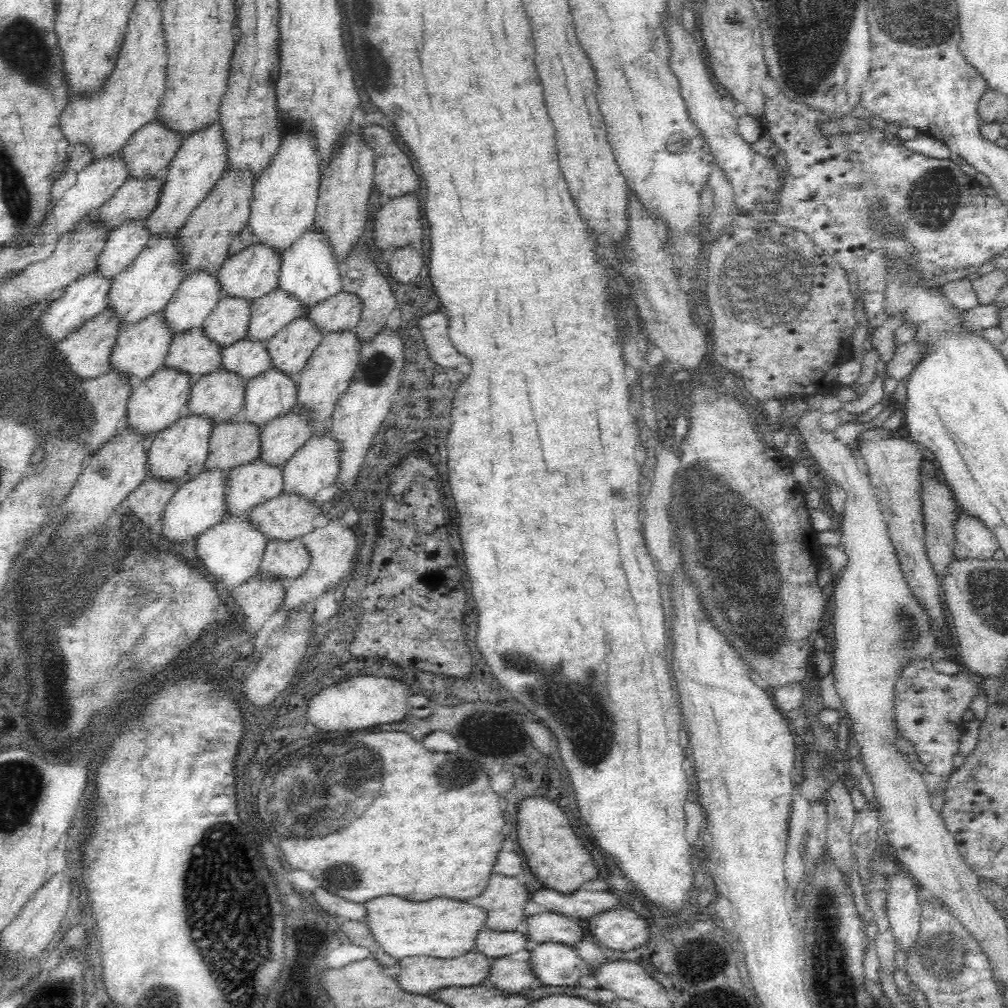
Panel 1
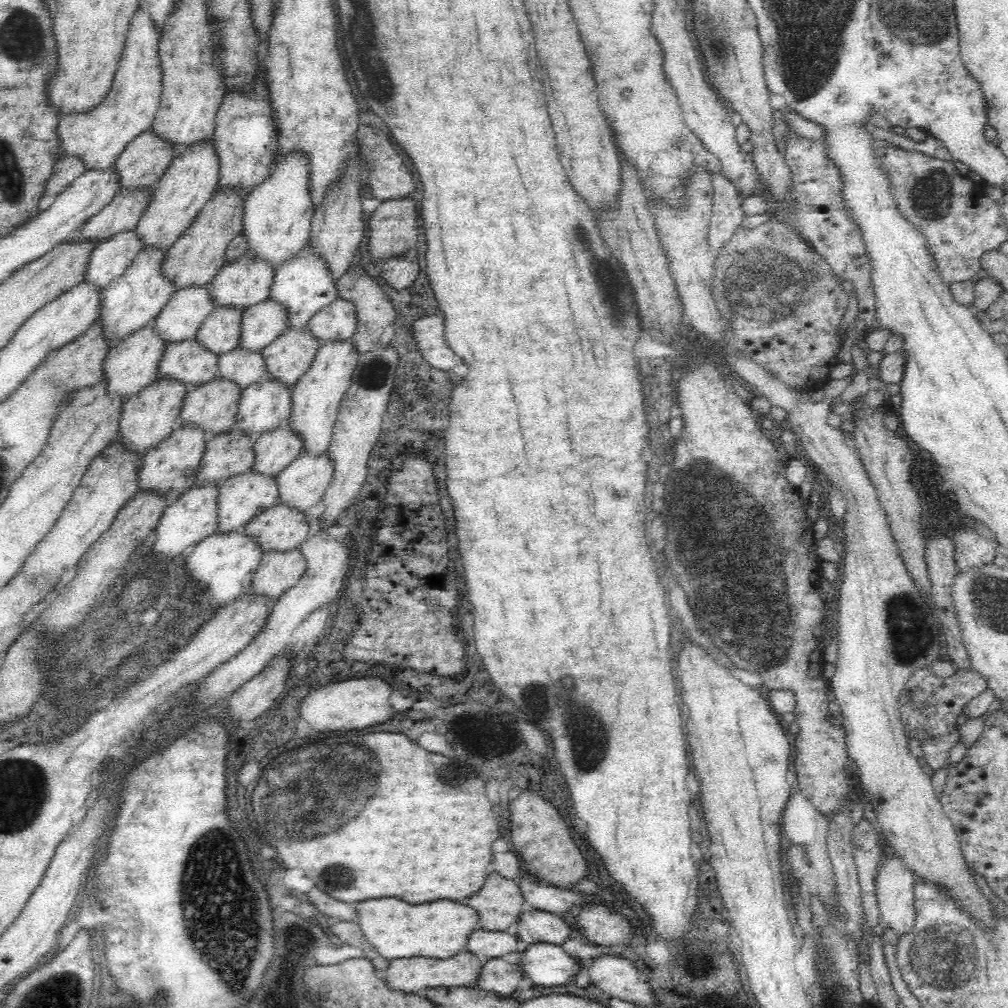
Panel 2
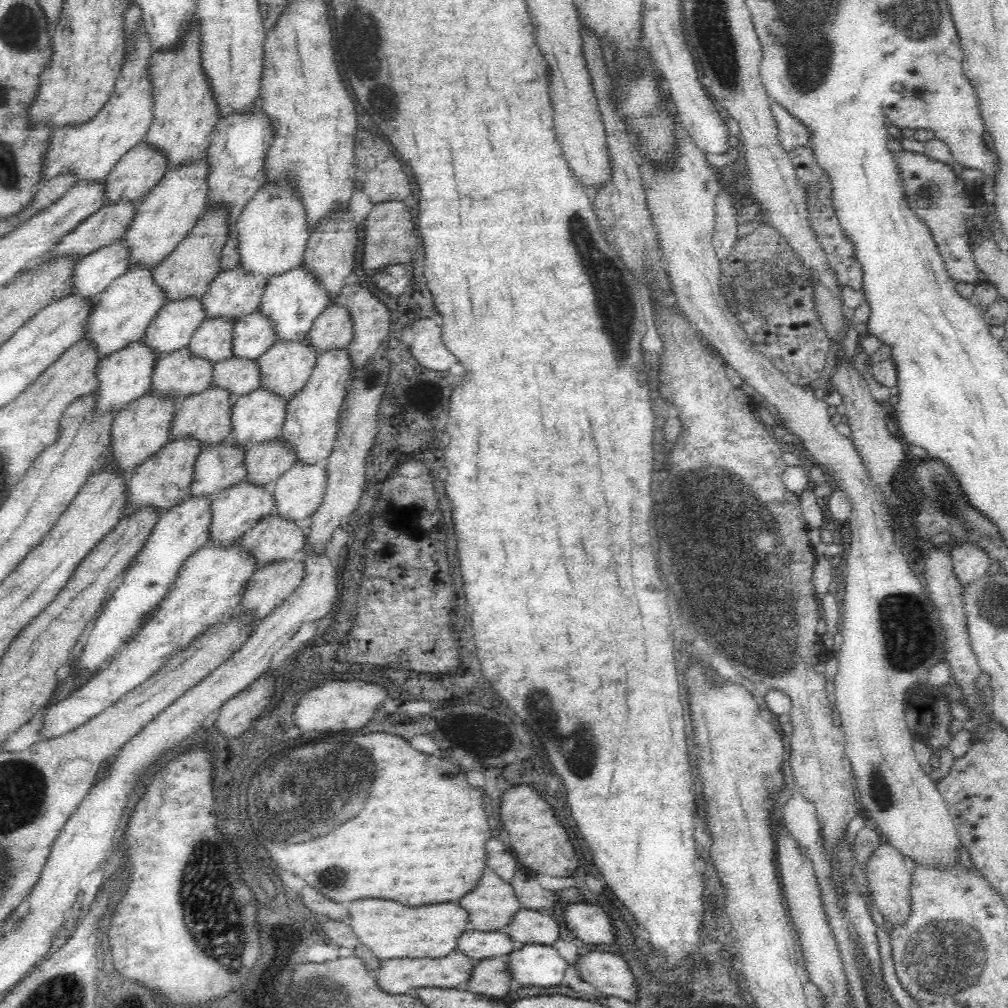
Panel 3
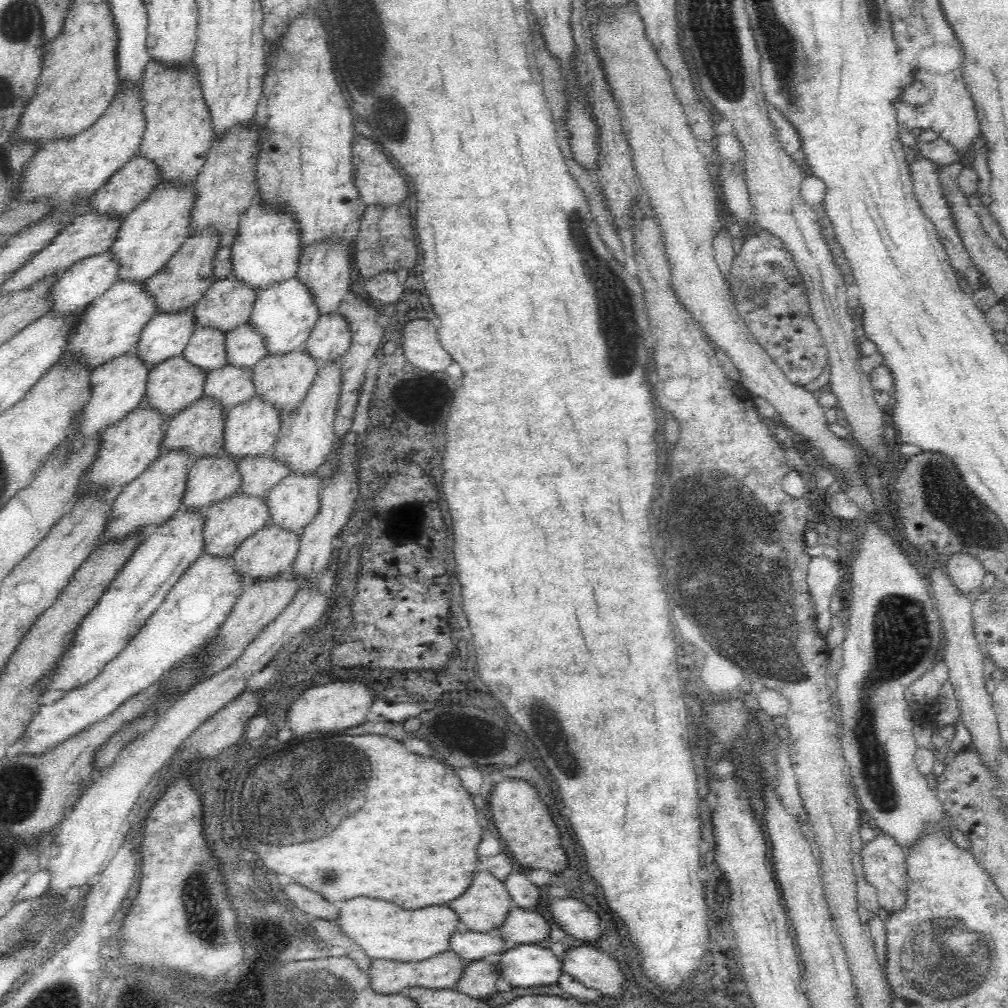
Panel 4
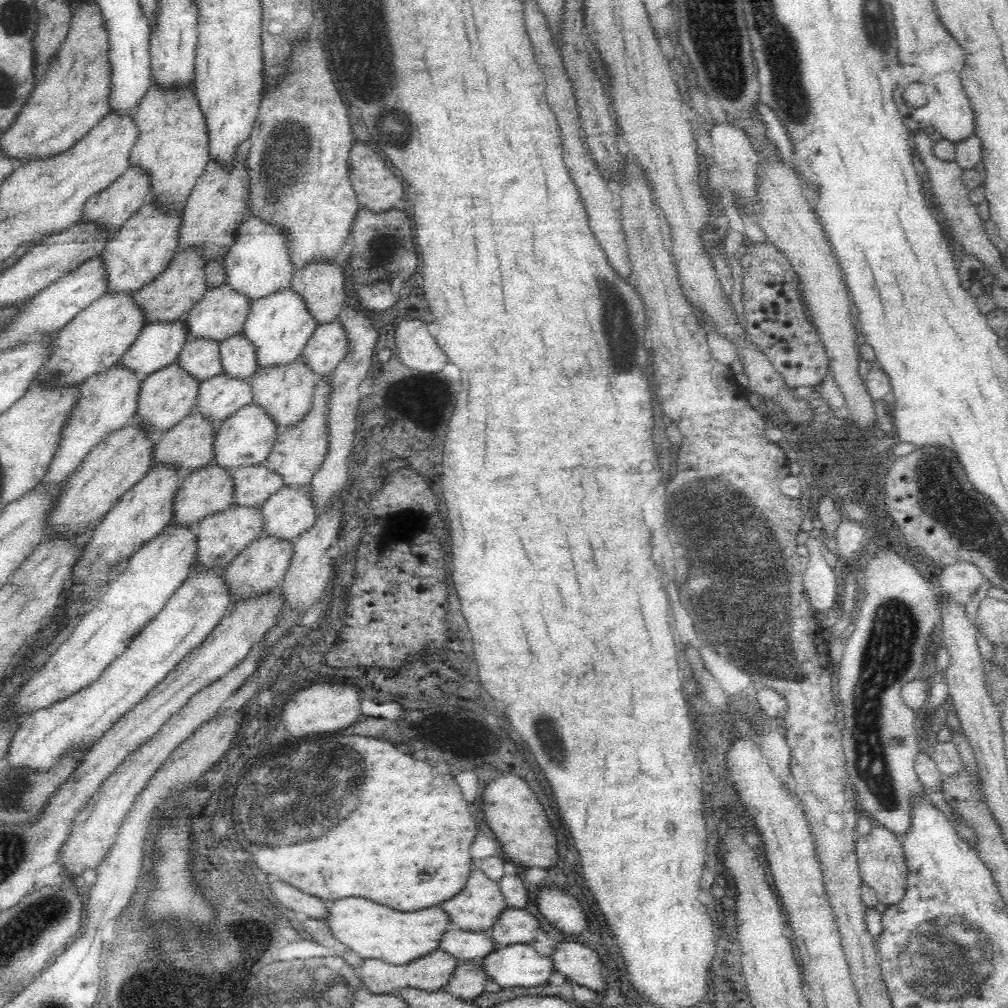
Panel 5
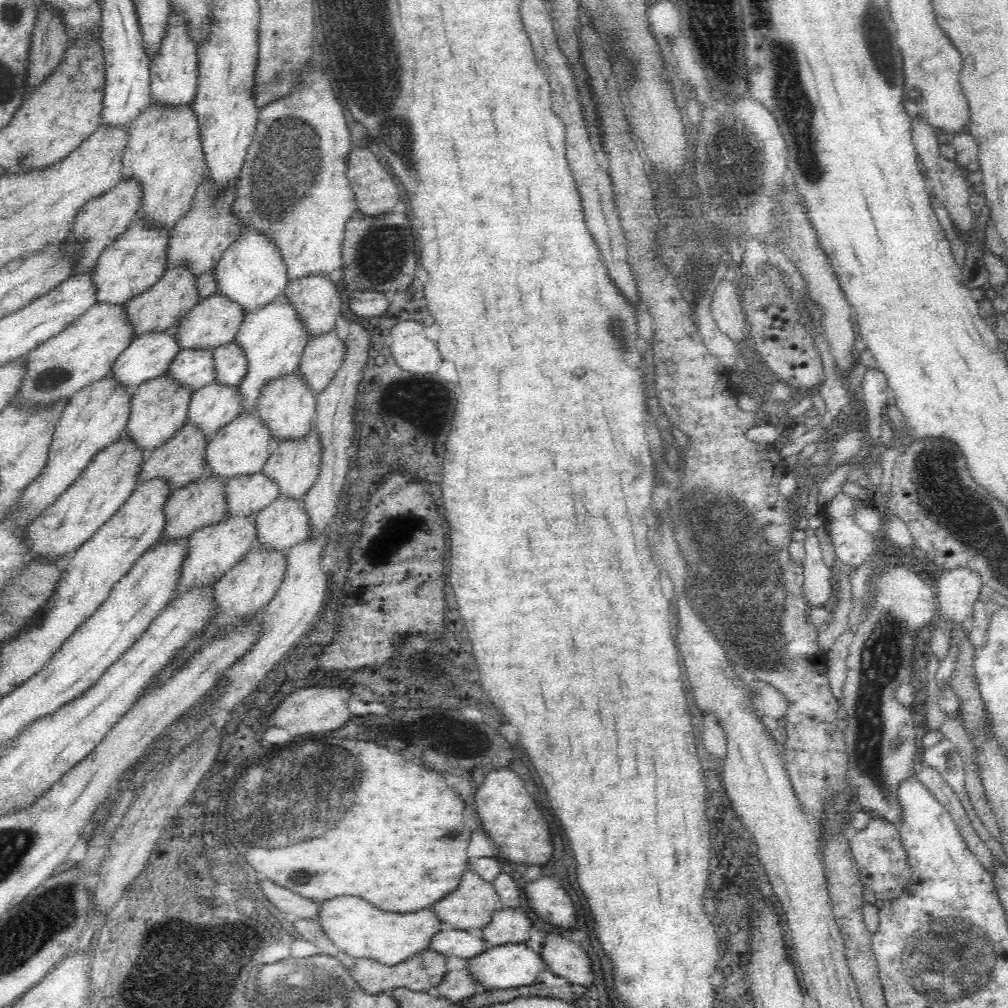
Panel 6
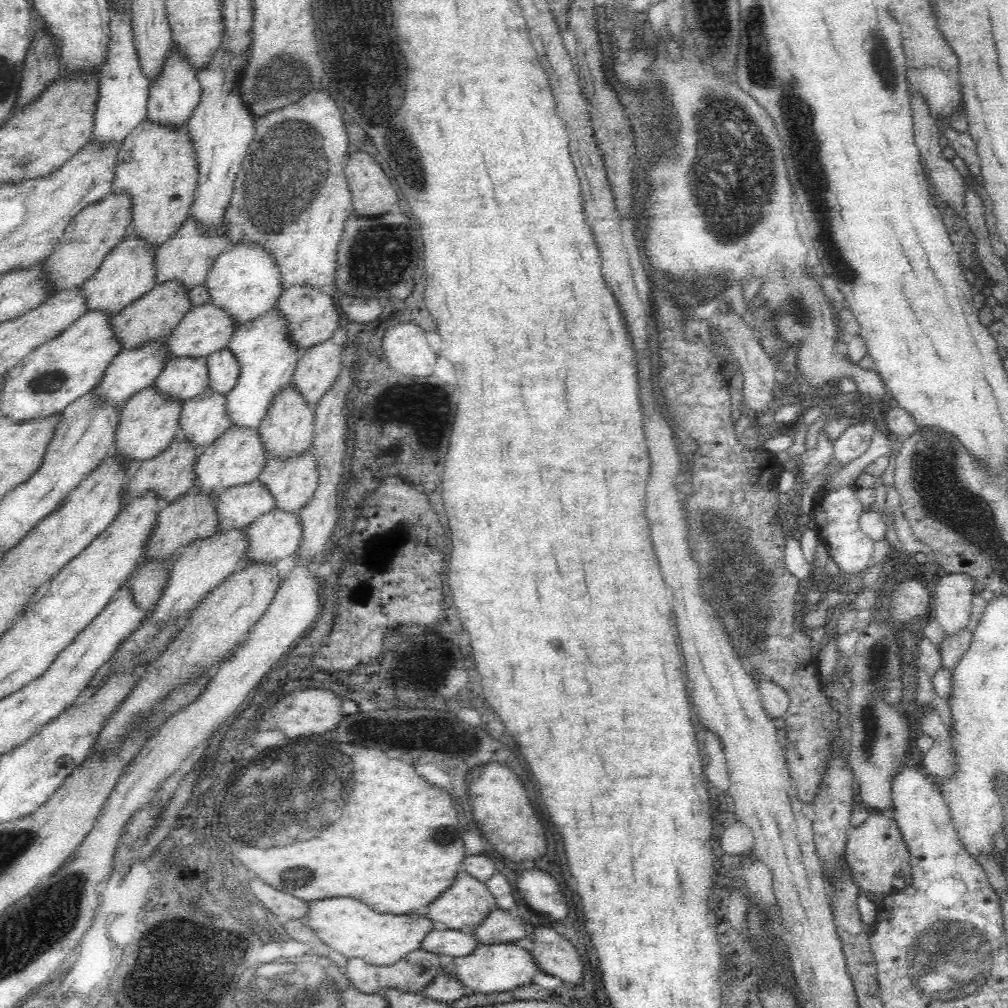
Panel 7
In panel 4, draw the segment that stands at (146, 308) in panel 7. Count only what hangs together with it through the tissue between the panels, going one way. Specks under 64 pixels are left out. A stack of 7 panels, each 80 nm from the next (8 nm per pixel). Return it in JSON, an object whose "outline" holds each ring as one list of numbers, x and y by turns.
{"outline":[[216,229,200,230,184,241,184,244,172,255,163,269,144,282,144,288,151,296,158,313,177,313,194,307,207,293,208,287,214,282,212,279,212,258,218,248,220,237]]}

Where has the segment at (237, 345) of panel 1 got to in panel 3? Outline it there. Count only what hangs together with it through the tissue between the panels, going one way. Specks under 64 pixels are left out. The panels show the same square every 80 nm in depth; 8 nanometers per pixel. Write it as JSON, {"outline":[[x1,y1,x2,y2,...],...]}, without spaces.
{"outline":[[228,358,224,362,214,364,210,387,220,387,230,393,235,400,260,389,260,369,257,362,248,362]]}

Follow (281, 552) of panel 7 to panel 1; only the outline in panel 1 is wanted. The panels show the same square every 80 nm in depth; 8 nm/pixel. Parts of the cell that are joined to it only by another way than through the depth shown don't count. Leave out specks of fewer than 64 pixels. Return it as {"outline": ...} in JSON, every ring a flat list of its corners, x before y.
{"outline":[[331,436,311,438,282,466,282,493,300,495,300,497,308,499,308,501,314,501,316,494,322,488,329,487,336,481,338,470,340,470,340,453,338,453,336,441]]}

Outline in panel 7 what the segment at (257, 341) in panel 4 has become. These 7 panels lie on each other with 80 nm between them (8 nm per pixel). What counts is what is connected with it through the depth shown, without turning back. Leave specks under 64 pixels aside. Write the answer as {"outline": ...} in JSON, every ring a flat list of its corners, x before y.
{"outline":[[228,349,217,350,215,353,209,354,206,369,208,369,206,389,220,394,226,394,232,390,240,376,238,362]]}

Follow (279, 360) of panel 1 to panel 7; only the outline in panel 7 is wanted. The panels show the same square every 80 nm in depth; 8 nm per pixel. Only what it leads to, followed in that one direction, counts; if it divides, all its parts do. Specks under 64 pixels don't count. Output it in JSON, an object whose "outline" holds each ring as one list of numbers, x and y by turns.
{"outline":[[290,384,281,390,275,401,272,401,257,431,261,437,260,445,264,447,266,460,299,457,312,450,316,438,315,412,306,405,300,393]]}

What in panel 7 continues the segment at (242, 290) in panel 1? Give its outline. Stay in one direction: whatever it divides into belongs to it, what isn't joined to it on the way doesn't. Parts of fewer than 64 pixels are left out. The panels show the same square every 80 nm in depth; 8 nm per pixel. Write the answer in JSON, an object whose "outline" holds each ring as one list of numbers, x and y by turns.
{"outline":[[207,303,188,311,178,326,163,338,163,342,168,349,169,360,207,358,209,354,215,353,217,350,226,349,235,329,235,324,229,318,228,313,224,313,222,309]]}

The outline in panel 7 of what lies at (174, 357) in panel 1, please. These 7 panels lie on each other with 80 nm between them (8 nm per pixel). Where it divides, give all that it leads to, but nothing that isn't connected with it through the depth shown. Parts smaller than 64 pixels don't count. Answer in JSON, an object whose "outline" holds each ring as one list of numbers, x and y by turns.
{"outline":[[152,385,136,393,120,408,116,430,114,430,113,445,116,452,110,454,110,457,116,457,120,461,120,465,124,465,130,475,138,464,157,457,171,445,172,441,176,440,181,410,182,403,180,401,172,401,172,399,156,393,156,389]]}

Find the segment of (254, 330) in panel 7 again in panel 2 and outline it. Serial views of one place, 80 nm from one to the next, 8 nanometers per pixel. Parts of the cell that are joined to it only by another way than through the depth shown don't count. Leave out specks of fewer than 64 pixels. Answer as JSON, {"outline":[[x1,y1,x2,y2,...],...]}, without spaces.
{"outline":[[306,245,293,259,283,262,275,270,274,282,270,288,268,300,282,304,286,308,286,329,308,328,315,314,338,298,336,285,330,277,330,269,320,259,320,255,314,255,310,245]]}

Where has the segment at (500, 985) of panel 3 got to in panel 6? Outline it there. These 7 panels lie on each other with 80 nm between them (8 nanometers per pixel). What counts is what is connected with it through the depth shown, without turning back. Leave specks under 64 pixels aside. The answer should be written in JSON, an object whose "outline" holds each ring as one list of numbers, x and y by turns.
{"outline":[[453,967,444,974,444,978,430,989,434,996,448,999,450,1002,459,1003,478,992,476,981,472,979,472,975,468,973,466,967,464,969,455,970]]}

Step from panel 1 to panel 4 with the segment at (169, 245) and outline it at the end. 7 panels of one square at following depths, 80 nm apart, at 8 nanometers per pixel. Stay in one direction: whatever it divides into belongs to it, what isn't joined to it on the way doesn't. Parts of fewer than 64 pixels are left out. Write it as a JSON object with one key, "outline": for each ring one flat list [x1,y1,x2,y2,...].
{"outline":[[120,281,114,283,109,290,106,290,99,298,96,298,82,313,78,313,79,318,72,334,68,334,68,344,58,362,73,362,82,365,91,372,97,366,102,366,124,356,133,354,134,348,140,338,142,330,146,324,155,316,157,307,152,301,151,296,144,288,144,283,134,283,132,281]]}

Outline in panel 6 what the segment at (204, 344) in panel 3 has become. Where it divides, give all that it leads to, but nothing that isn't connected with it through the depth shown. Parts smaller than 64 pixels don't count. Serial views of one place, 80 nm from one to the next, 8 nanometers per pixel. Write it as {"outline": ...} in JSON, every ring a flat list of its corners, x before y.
{"outline":[[212,349,181,350,176,353,164,375,174,379,180,387,194,392,214,381]]}

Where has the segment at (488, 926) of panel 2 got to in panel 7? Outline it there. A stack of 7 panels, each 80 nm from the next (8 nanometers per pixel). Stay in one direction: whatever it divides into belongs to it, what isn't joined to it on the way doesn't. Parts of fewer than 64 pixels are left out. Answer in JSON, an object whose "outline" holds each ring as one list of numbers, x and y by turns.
{"outline":[[458,872,448,890,430,902,423,913,439,927,458,930,481,924,494,908,494,896,486,885,466,872]]}

